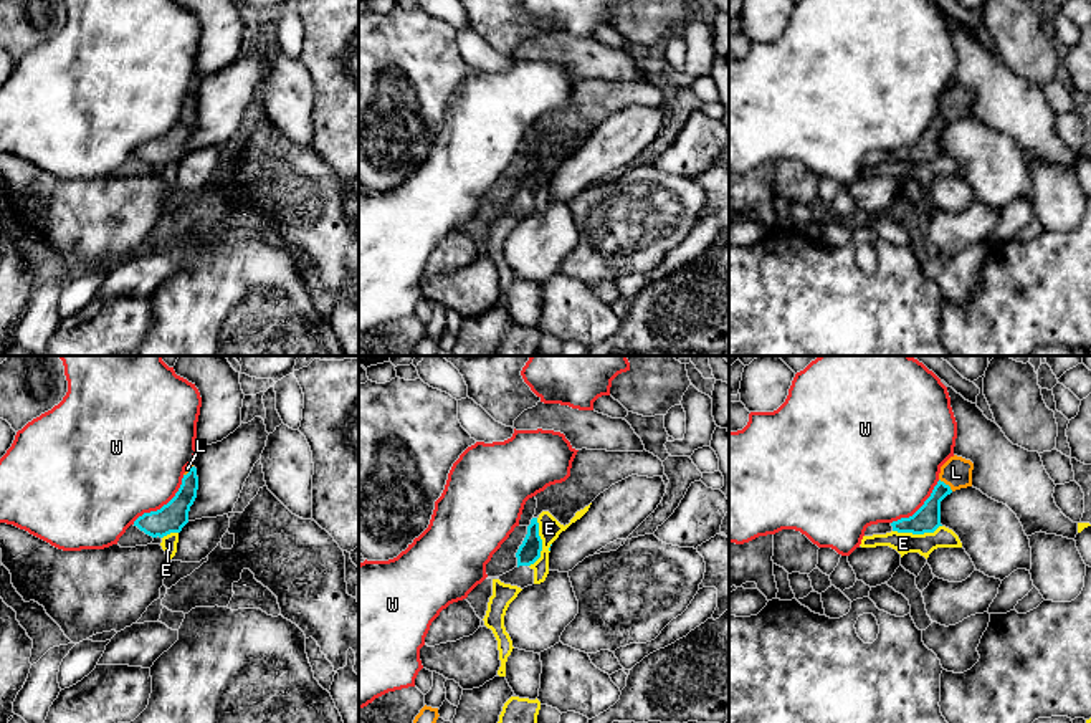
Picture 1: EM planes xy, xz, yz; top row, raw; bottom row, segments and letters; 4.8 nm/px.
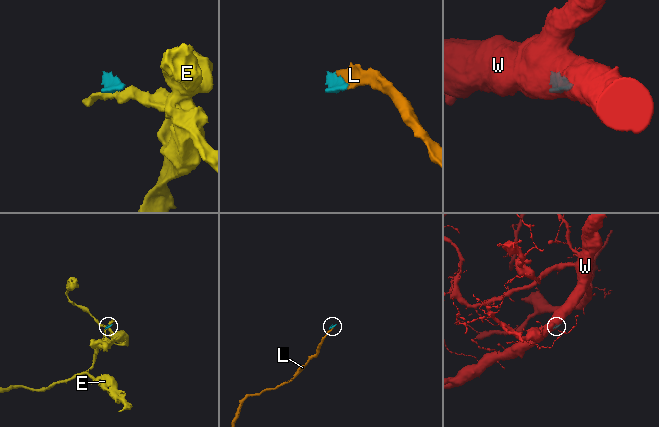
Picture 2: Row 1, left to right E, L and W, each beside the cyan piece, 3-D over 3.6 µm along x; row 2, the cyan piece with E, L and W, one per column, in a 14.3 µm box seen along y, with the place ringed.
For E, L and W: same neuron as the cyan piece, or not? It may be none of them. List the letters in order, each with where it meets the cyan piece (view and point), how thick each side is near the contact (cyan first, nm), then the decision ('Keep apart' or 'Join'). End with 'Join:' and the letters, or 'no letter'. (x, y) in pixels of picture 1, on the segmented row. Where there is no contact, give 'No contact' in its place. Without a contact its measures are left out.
E: Touches cyan at xz (541, 543). Thickness 110 nm (cyan) against 110 nm. Keep apart
L: Touches cyan at yz (944, 483). Thickness 130 nm (cyan) against 150 nm. Join
W: Touches cyan at xy (164, 505). Thickness 140 nm (cyan) against 480 nm. Keep apart
Join: L

